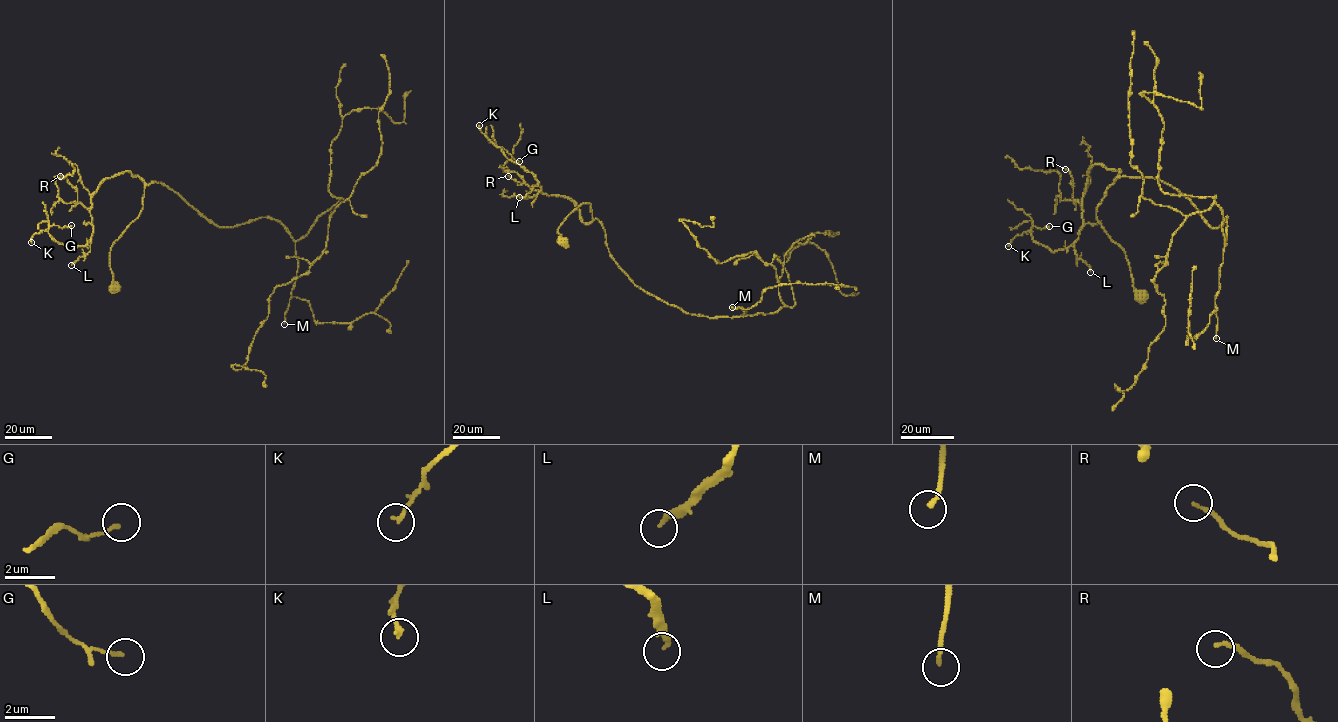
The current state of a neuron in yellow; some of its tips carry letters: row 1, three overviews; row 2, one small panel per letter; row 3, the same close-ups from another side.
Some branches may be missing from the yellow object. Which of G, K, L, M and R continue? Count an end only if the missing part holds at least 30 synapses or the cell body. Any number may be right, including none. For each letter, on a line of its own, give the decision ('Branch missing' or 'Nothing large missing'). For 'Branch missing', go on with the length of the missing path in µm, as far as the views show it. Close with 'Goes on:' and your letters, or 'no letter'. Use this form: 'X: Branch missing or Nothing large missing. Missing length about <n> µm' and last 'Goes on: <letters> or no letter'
G: Nothing large missing
K: Nothing large missing
L: Nothing large missing
M: Branch missing. Missing length about 90 µm
R: Nothing large missing
Goes on: M

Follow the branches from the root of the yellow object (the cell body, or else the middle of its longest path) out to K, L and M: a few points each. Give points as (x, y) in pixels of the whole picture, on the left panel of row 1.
K: (114, 286), (110, 247), (142, 207), (144, 182), (128, 170), (92, 196), (84, 246), (46, 230), (31, 242)
L: (114, 286), (110, 247), (142, 207), (144, 182), (128, 170), (107, 177), (92, 196), (90, 251), (71, 265)
M: (114, 286), (110, 247), (145, 186), (161, 182), (221, 227), (284, 225), (298, 264), (284, 324)

